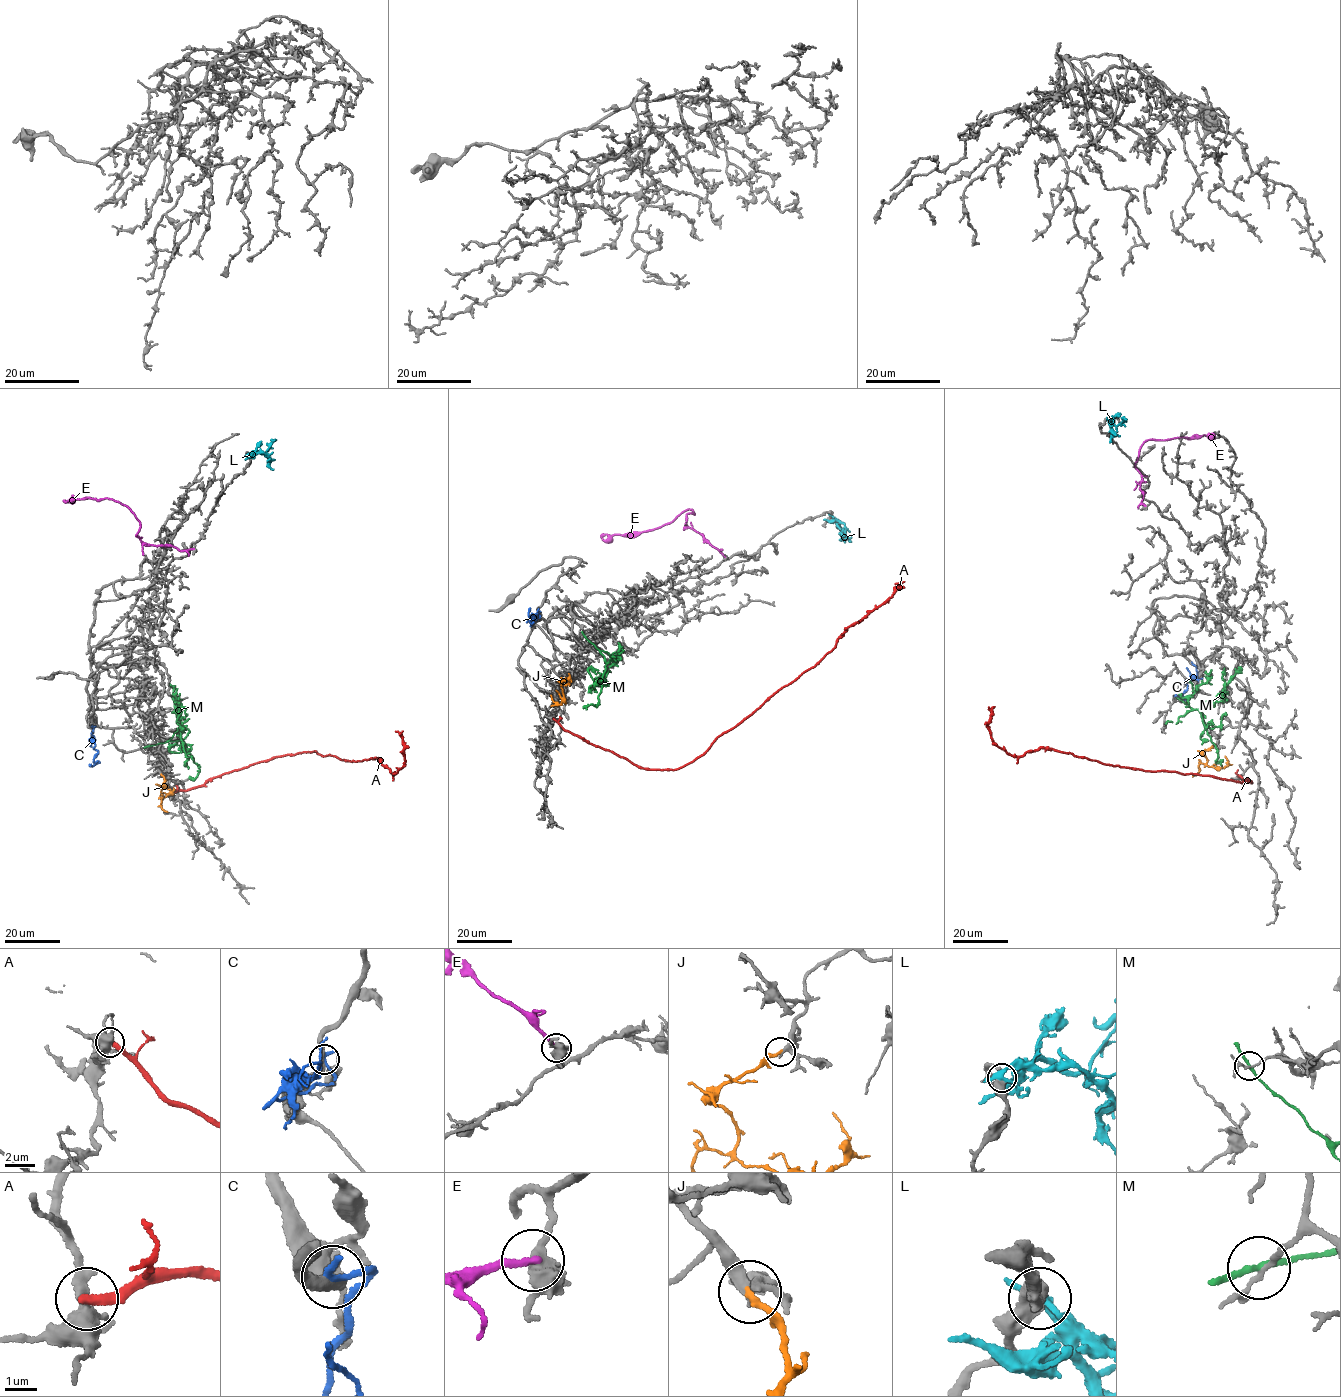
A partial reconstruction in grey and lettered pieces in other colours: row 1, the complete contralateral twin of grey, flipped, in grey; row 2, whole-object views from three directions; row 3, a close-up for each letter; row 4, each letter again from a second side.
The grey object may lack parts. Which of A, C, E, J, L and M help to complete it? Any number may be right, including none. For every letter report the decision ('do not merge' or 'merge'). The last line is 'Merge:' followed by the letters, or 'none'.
A: do not merge
C: do not merge
E: do not merge
J: merge
L: do not merge
M: do not merge
Merge: J

